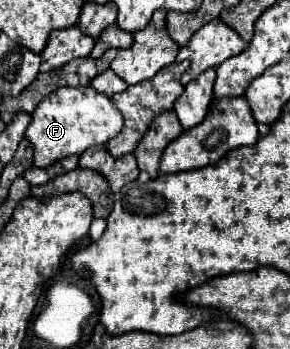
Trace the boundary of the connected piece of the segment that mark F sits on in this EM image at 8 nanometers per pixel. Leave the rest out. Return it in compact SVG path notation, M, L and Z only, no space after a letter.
M92 86L86 88L58 88L46 96L32 112L32 122L26 138L34 146L34 166L46 168L72 154L82 154L90 146L104 146L122 130L124 118L112 100Z

